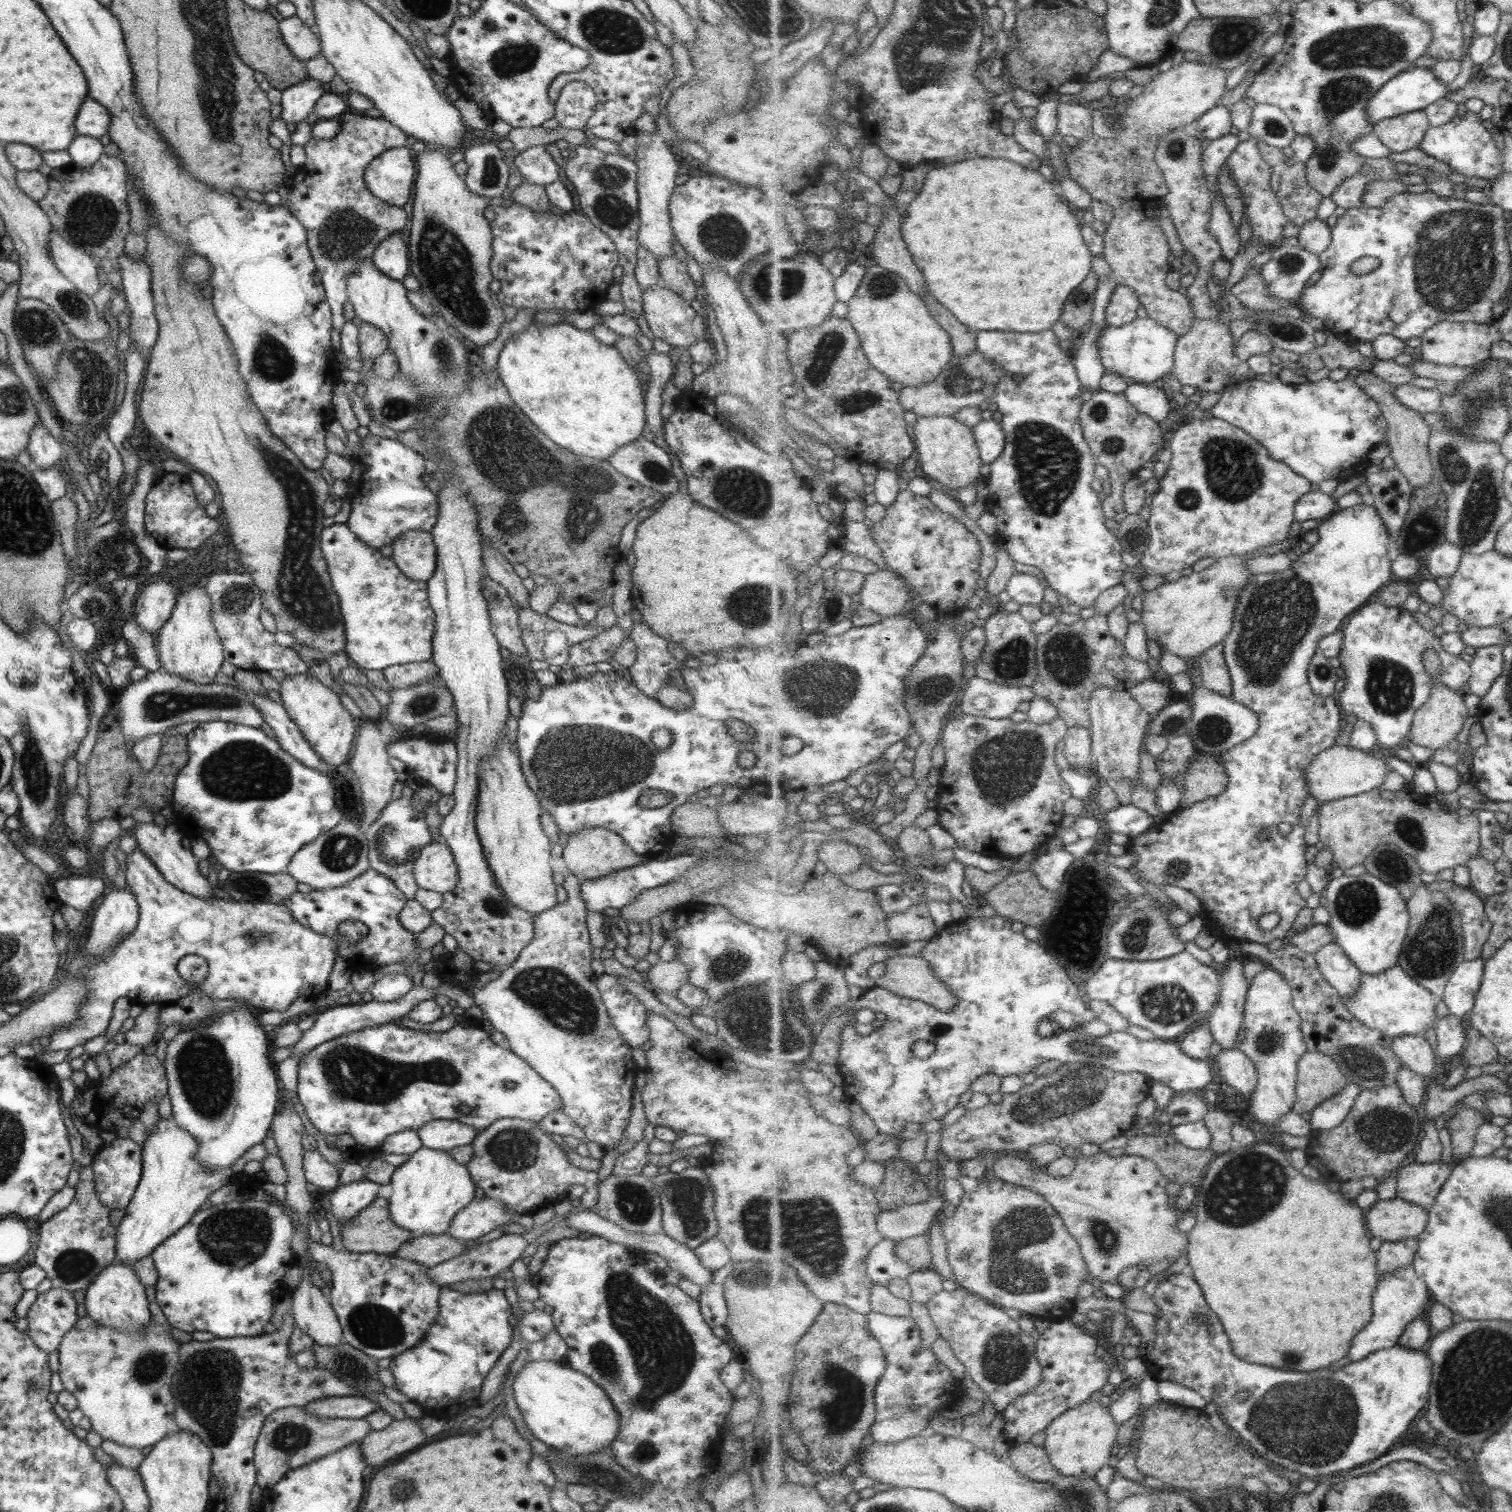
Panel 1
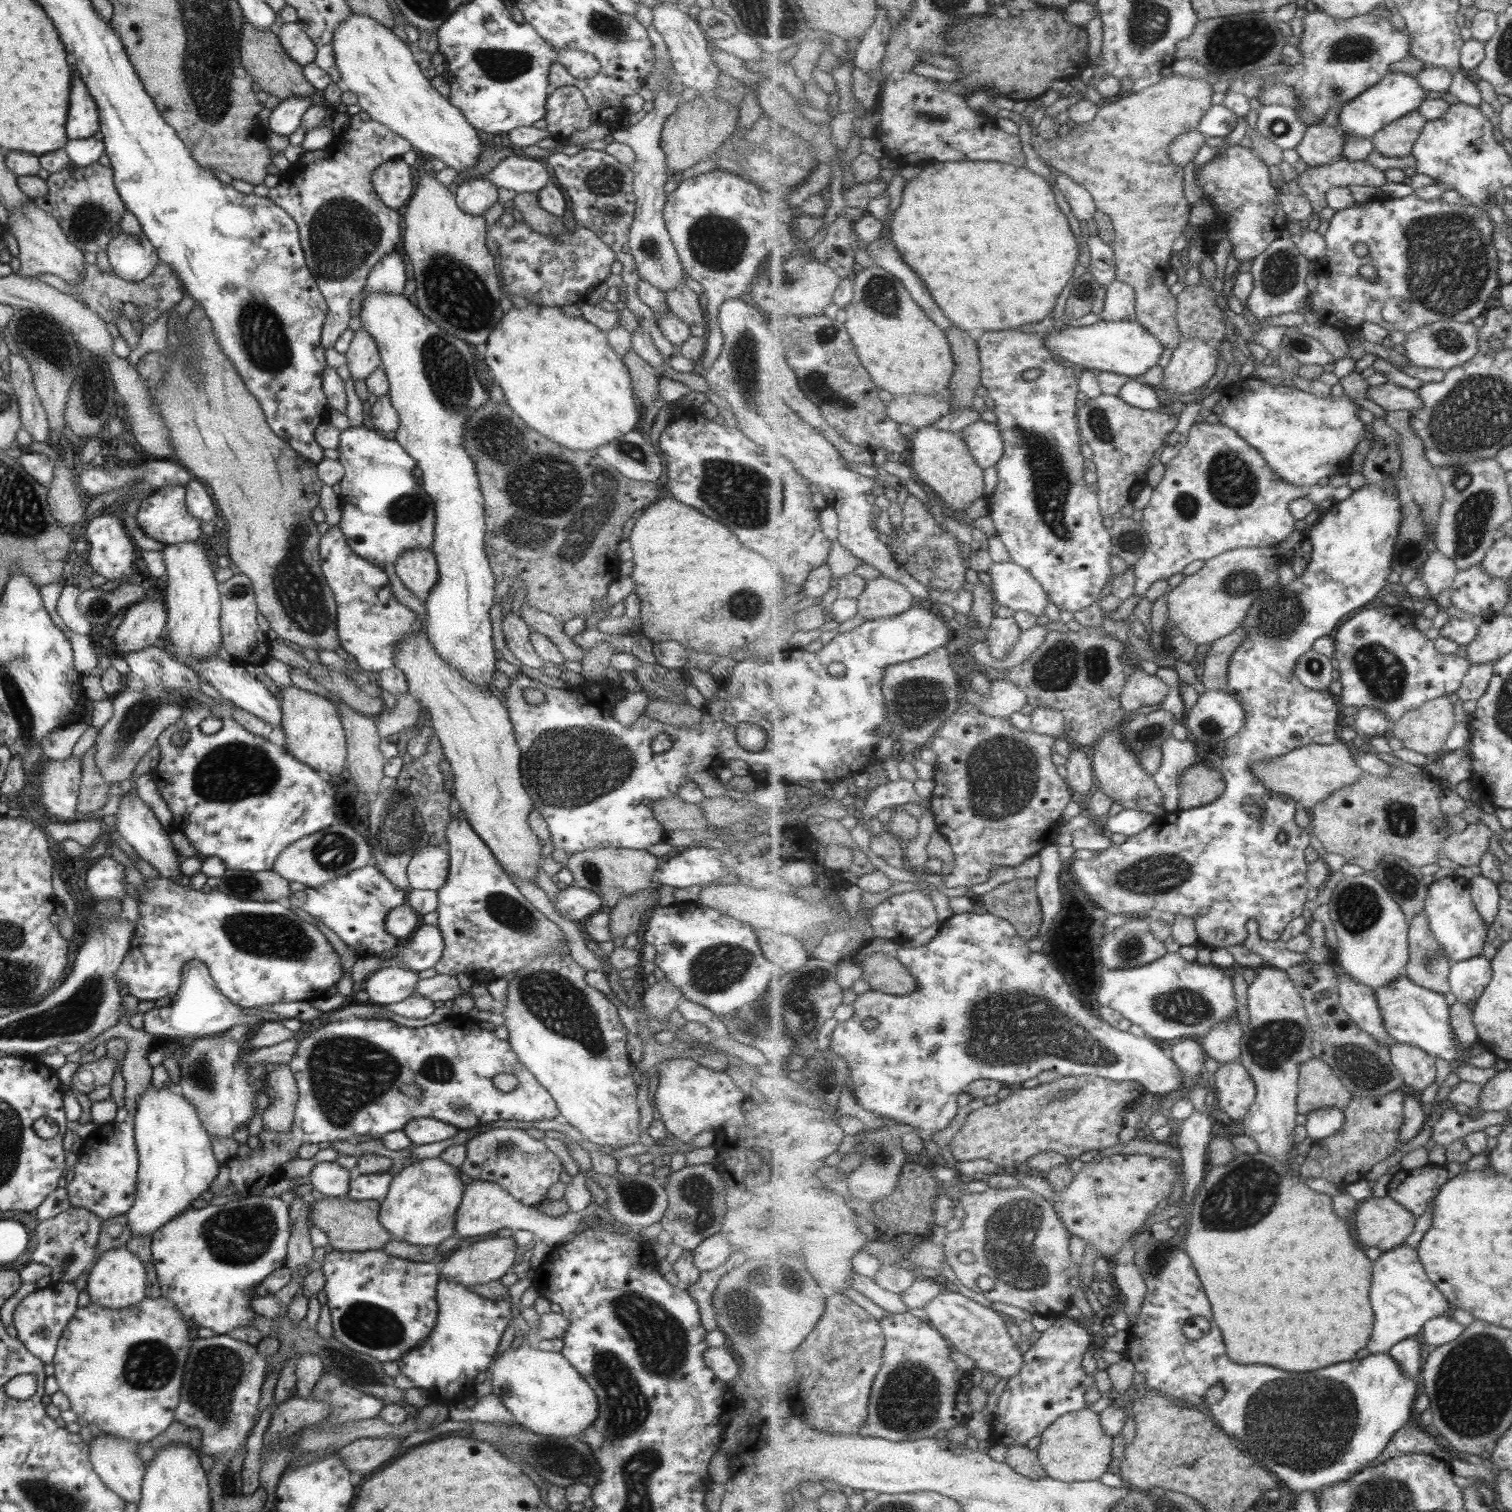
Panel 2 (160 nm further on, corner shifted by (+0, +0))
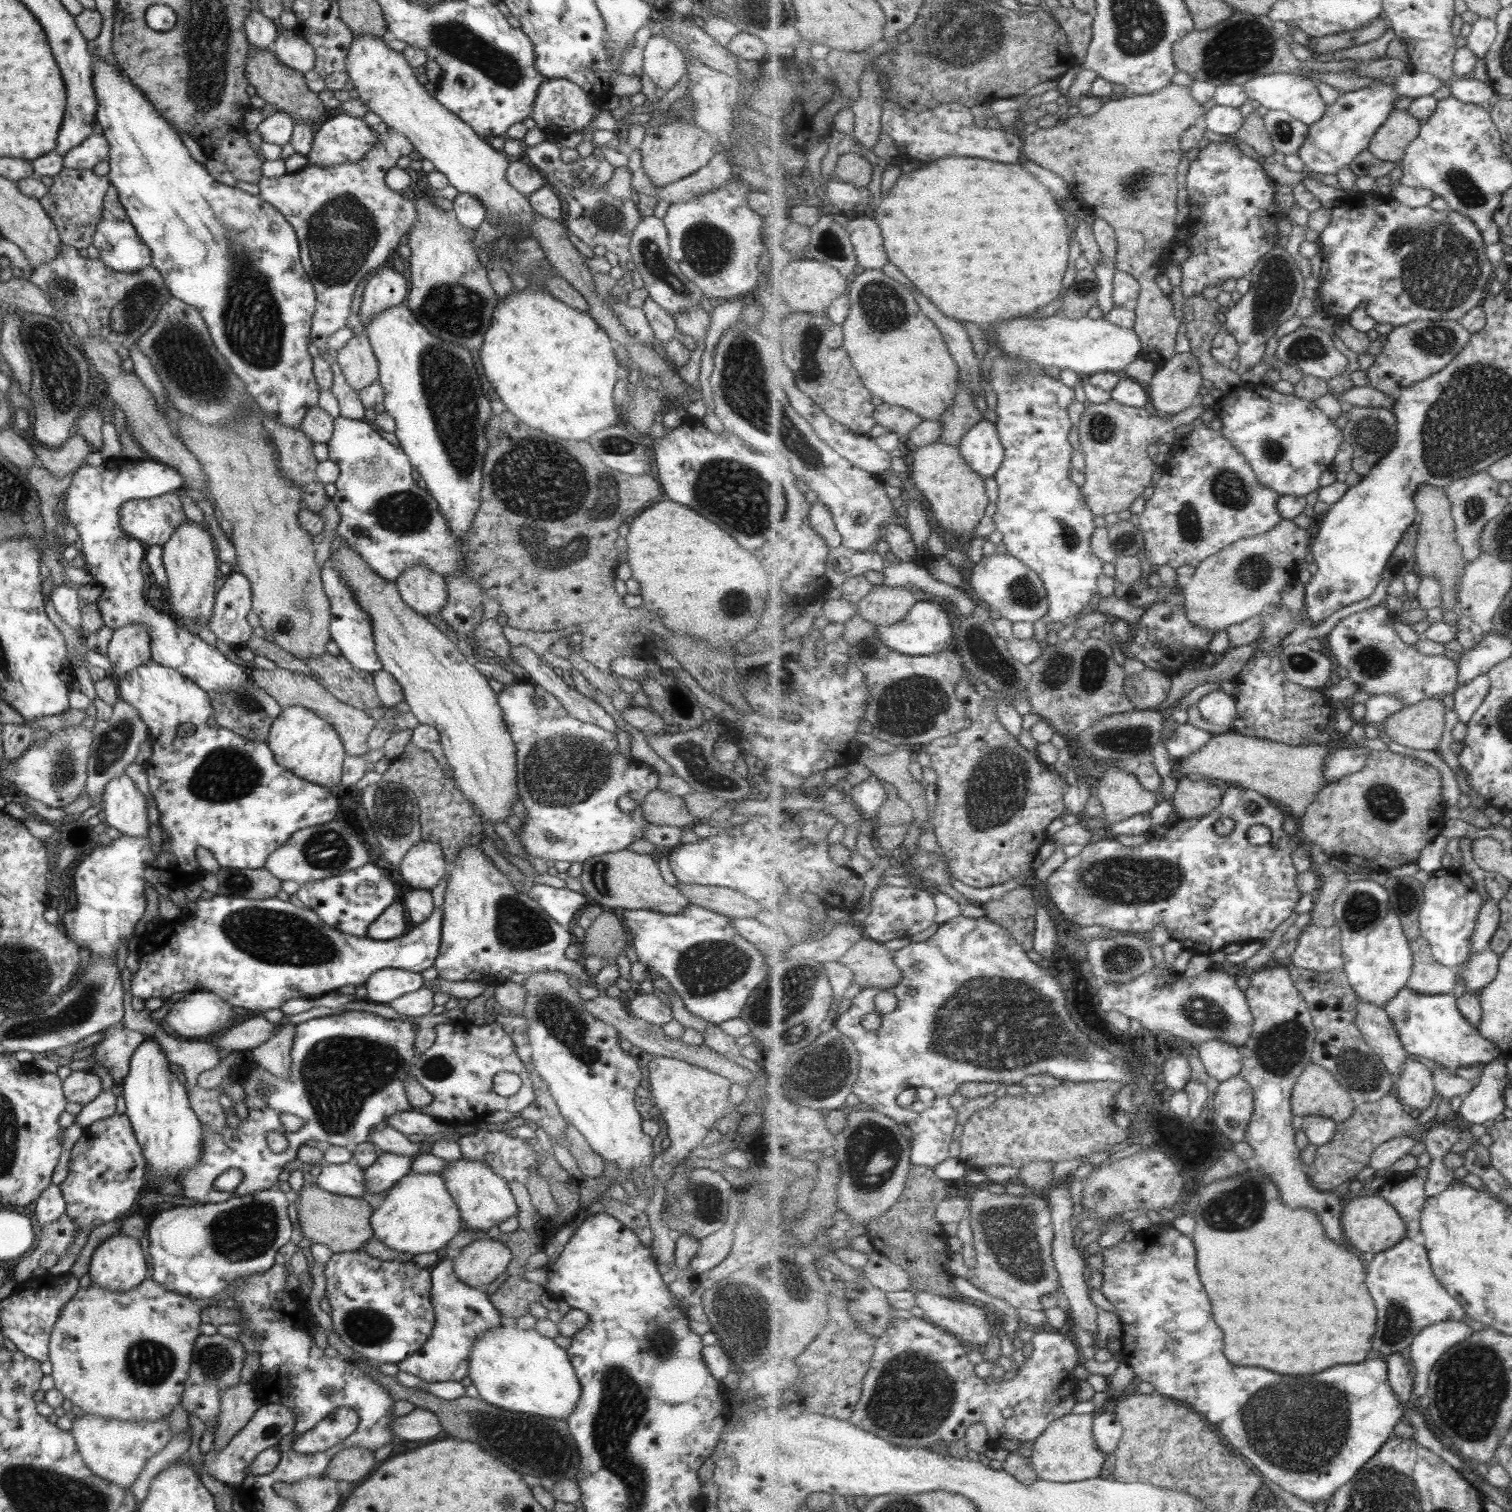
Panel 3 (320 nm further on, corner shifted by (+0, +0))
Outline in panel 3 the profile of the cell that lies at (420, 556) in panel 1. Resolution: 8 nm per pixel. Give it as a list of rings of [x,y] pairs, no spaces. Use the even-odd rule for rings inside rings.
[[[414,564],[394,581],[401,600],[417,614],[437,615],[446,606],[448,594],[441,576]]]

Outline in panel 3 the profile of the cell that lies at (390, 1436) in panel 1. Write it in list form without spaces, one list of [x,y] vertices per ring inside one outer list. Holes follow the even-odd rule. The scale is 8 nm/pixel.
[[[350,1446],[333,1455],[323,1476],[333,1481],[356,1485],[365,1479],[363,1476],[371,1468],[373,1468],[373,1451],[360,1446]]]

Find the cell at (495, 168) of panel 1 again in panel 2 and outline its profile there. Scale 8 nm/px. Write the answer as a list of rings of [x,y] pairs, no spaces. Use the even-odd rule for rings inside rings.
[[[483,176],[465,180],[452,189],[456,205],[471,216],[482,216],[497,200],[496,186]]]

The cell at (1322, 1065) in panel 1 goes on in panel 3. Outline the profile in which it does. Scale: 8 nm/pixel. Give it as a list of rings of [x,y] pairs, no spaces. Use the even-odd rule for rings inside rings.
[[[1309,1063],[1299,1075],[1292,1094],[1292,1111],[1295,1115],[1328,1116],[1337,1124],[1350,1119],[1356,1103],[1348,1089],[1327,1068]]]

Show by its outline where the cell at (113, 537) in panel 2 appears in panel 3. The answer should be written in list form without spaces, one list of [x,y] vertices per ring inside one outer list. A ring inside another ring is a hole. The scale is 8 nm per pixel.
[[[117,456],[95,467],[83,464],[70,477],[63,496],[63,517],[66,525],[77,531],[77,546],[84,569],[93,577],[93,583],[101,588],[101,594],[94,603],[101,615],[102,626],[112,631],[127,624],[146,626],[150,662],[177,671],[203,692],[216,694],[226,688],[250,687],[248,682],[251,680],[245,669],[226,660],[221,652],[178,625],[170,615],[149,605],[149,600],[143,597],[149,579],[139,568],[146,552],[145,546],[119,529],[119,507],[125,500],[150,499],[182,488],[182,475],[157,461]]]

